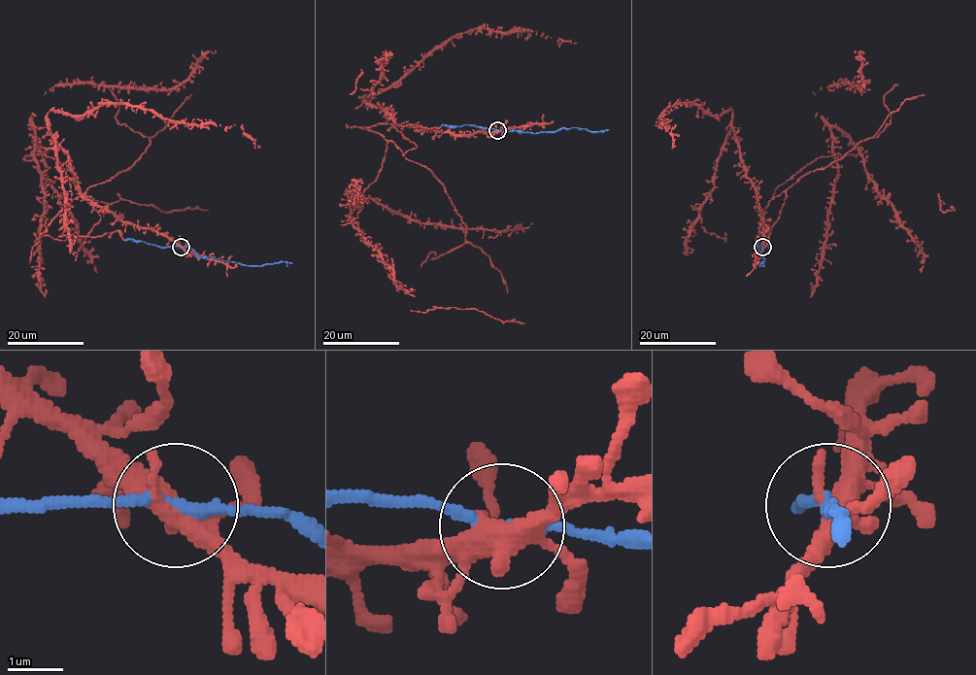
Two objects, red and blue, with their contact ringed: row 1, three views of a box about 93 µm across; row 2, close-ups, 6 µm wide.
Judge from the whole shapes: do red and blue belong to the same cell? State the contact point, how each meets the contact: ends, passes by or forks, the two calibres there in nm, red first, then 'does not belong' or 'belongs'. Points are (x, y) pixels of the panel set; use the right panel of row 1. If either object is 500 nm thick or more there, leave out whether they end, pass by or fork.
(762, 247) | red forks | blue passes by | 360/160 nm | belongs

